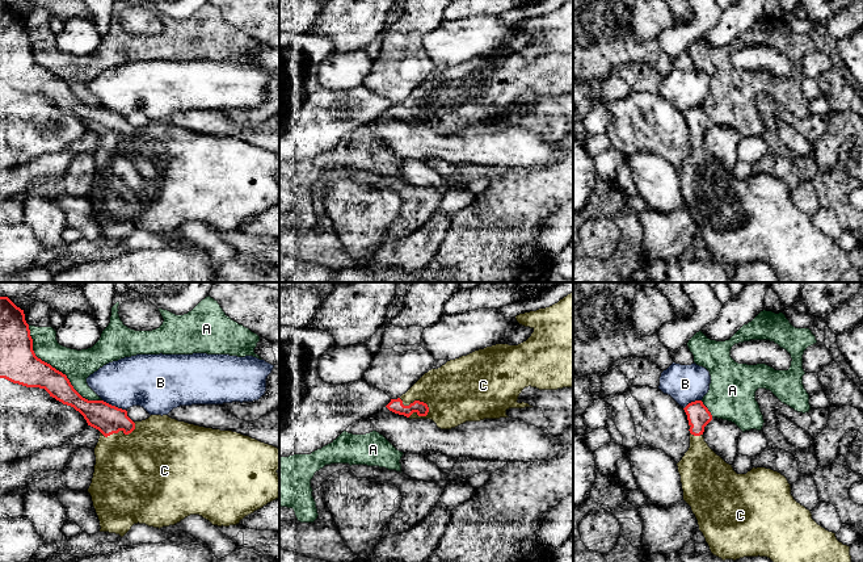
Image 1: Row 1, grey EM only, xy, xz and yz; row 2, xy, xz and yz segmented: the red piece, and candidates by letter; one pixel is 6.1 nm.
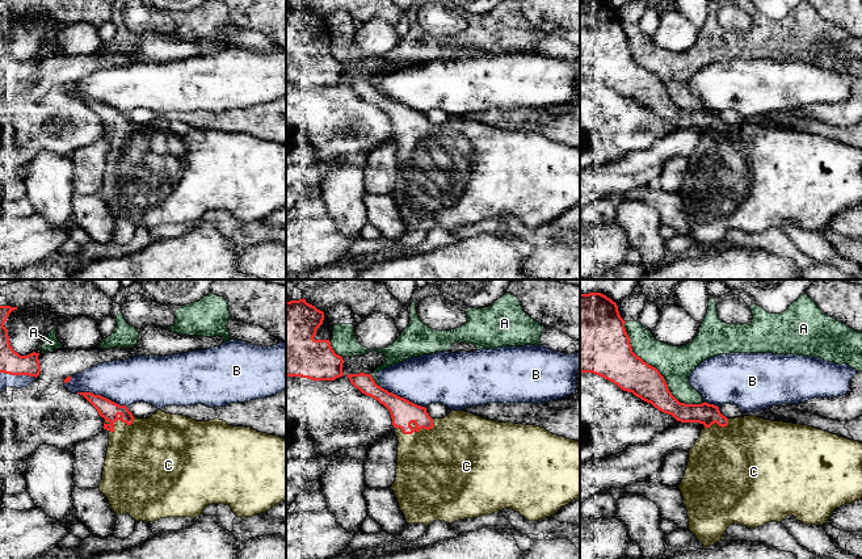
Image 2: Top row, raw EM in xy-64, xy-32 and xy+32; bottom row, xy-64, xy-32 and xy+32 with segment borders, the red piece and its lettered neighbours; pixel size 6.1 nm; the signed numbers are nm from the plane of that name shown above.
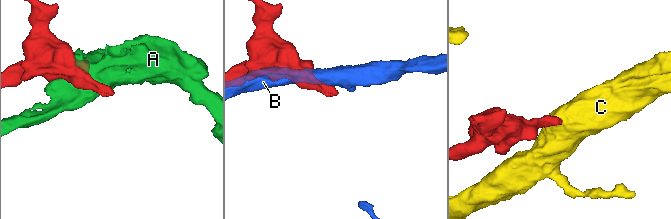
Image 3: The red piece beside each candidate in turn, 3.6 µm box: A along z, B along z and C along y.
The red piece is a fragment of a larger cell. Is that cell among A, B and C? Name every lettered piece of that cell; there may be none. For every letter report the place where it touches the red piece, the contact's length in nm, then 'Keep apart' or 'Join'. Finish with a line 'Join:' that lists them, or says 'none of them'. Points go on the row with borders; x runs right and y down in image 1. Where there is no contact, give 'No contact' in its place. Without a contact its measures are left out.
A: Touches red at xy (55, 369). Shared border 650 nm. Keep apart
B: Touches red at xy (114, 406). Shared border 160 nm. Keep apart
C: Touches red at xz (416, 401). Shared border 200 nm. Join
Join: C

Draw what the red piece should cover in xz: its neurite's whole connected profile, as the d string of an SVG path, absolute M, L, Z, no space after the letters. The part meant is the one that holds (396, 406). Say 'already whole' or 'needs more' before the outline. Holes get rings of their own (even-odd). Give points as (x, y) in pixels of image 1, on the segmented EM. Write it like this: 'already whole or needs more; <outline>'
needs more; M573 293L550 307L519 314L515 319L534 330L526 341L518 345L496 344L450 360L425 373L405 394L391 399L386 407L409 419L430 419L438 428L451 429L466 422L509 418L509 408L532 407L517 402L525 387L573 387Z

